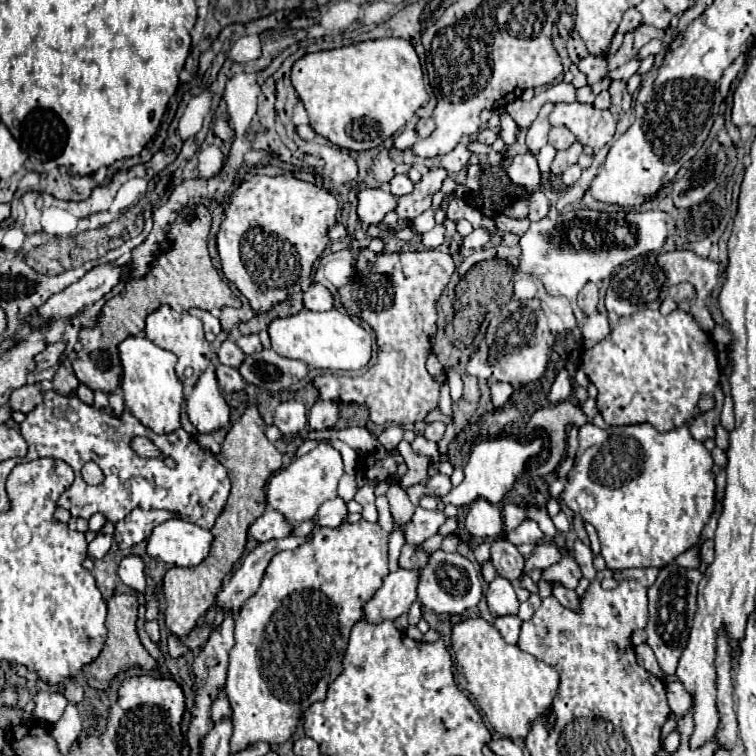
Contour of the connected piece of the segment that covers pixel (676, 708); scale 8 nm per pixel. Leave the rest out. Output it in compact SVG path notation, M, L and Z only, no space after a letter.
M673 681L673 683L667 683L667 703L671 707L671 711L675 713L675 721L681 719L689 705L691 705L691 697L689 697L689 691L679 683L679 681Z

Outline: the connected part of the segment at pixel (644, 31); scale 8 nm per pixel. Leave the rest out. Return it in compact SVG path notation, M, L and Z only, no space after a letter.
M640 25L634 31L634 50L637 52L643 45L649 43L651 39L661 37L661 31L657 31L655 27L648 25Z

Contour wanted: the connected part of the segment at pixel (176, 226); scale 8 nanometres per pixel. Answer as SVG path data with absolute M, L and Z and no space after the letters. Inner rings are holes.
M205 205L183 207L177 213L177 219L165 231L169 249L157 253L145 277L131 277L125 283L123 293L109 299L103 305L99 321L95 327L81 327L79 343L81 351L73 361L75 375L87 387L101 389L105 393L113 393L121 383L121 361L117 353L117 345L129 335L141 335L145 329L145 319L159 305L167 303L175 311L187 311L191 307L199 307L205 311L221 309L221 307L241 307L241 299L229 289L229 285L221 279L217 269L211 265L211 257L207 251L207 237L211 229L211 213Z

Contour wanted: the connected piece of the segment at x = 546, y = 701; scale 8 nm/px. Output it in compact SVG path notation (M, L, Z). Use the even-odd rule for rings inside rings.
M481 617L453 625L451 647L455 651L457 671L463 677L463 687L475 697L497 733L509 739L525 737L531 721L537 717L547 717L549 725L553 725L555 717L551 715L551 701L559 687L559 673L551 665L521 651L517 645L505 643L501 633Z

